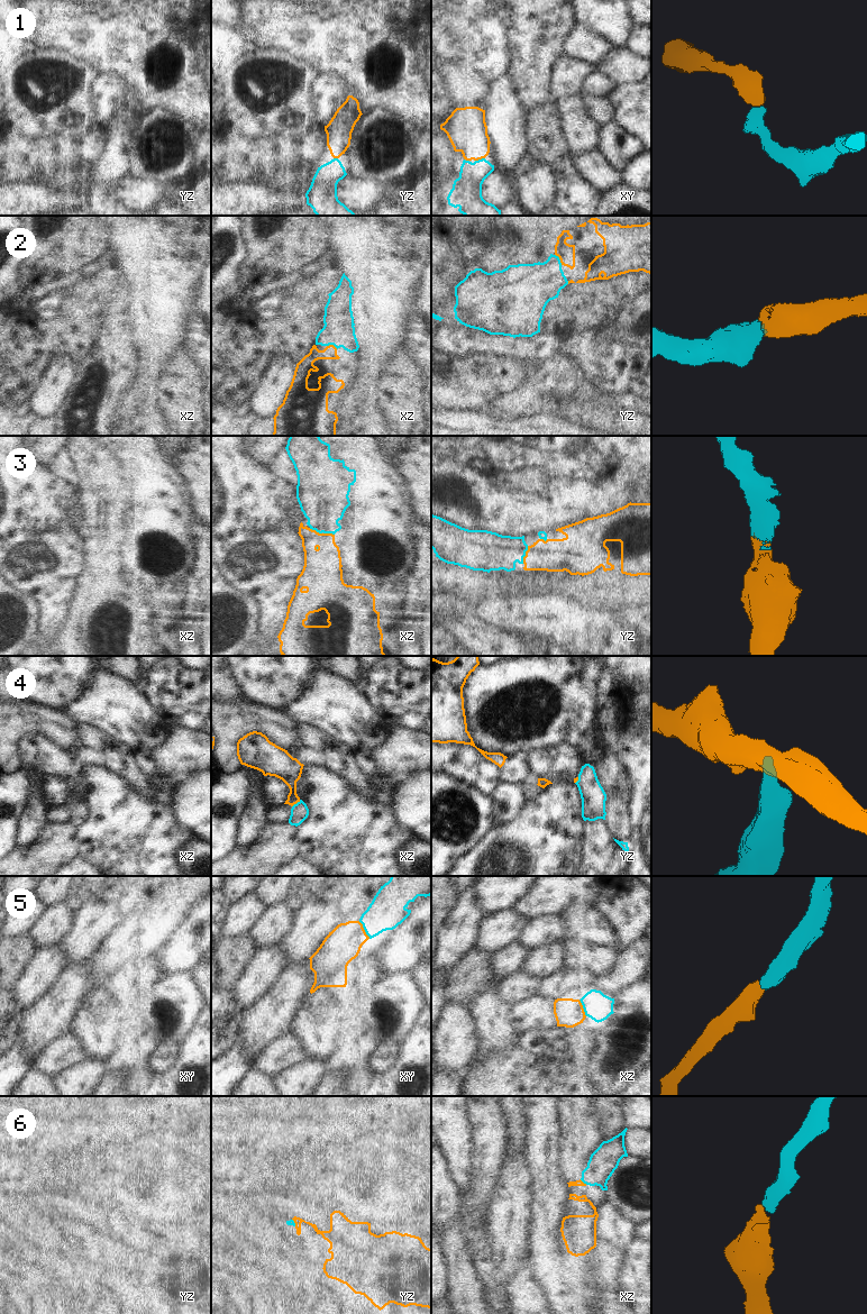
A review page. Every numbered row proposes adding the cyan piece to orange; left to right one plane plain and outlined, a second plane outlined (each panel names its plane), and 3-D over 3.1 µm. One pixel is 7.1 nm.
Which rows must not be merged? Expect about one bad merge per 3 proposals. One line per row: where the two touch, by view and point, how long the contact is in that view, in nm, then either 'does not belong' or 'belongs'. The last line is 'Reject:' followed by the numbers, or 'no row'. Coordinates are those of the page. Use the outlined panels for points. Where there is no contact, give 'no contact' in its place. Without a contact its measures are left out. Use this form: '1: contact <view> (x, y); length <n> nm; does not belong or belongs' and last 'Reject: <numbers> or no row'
1: contact xy (480, 158); length 80 nm; belongs
2: contact yz (559, 258); length 90 nm; belongs
3: contact yz (526, 555); length 130 nm; belongs
4: contact xz (295, 803); length 80 nm; does not belong
5: contact xy (364, 930); length 150 nm; belongs
6: contact xz (582, 1182); length 70 nm; belongs
Reject: 4

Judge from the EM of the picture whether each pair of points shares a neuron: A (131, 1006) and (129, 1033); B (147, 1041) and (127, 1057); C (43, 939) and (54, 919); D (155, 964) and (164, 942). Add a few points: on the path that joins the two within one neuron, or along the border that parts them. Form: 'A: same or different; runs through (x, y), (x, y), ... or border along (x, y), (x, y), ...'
A: same; runs through (131, 1013), (131, 1027)
B: same; runs through (143, 1041), (131, 1052)
C: same; runs through (44, 934), (54, 923)
D: different; border along (151, 939), (160, 952), (164, 969), (167, 973)

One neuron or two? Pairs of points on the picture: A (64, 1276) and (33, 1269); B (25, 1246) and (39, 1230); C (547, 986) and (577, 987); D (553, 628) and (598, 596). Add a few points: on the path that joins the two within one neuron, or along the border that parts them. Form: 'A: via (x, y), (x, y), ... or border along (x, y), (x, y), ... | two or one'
A: via (56, 1274), (40, 1269) | one
B: border along (14, 1220), (23, 1225), (46, 1250) | two
C: via (555, 986), (569, 986) | one
D: border along (559, 595), (609, 612) | two

